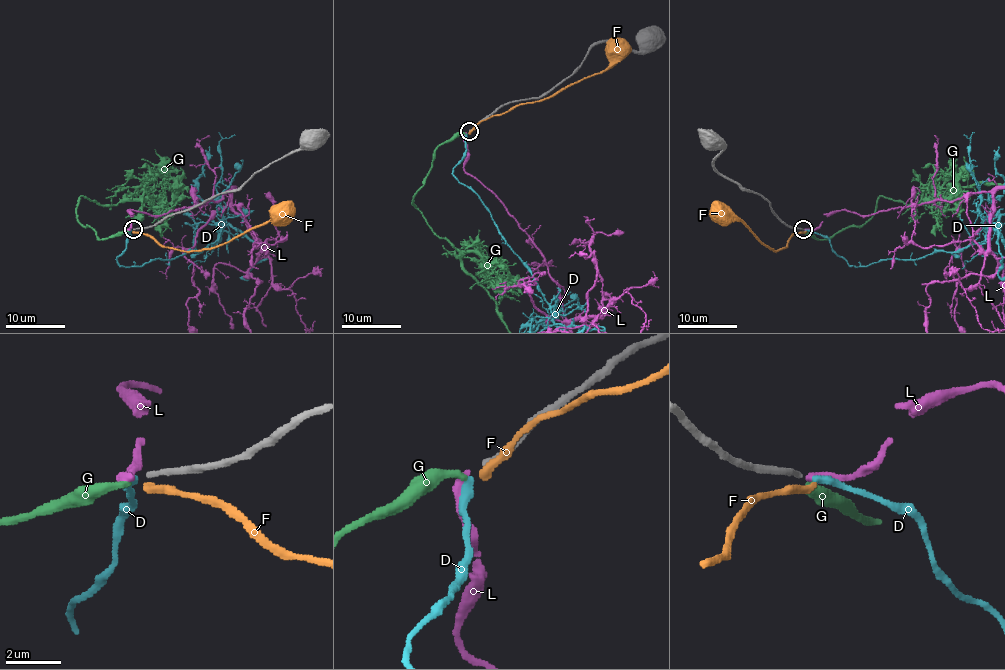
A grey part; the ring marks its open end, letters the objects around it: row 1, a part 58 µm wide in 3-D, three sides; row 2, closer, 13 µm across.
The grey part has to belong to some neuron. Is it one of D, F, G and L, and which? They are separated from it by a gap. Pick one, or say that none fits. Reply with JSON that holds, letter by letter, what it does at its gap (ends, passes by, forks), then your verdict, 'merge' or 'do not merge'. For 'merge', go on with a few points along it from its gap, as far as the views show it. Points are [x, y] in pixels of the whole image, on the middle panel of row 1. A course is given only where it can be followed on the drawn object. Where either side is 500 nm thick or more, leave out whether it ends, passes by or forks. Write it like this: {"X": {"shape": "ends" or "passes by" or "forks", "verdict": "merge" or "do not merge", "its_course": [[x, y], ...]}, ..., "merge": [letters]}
{"D": {"shape": "ends", "verdict": "do not merge"}, "F": {"shape": "ends", "verdict": "do not merge"}, "G": {"shape": "ends", "verdict": "do not merge"}, "L": {"shape": "ends", "verdict": "merge"}, "merge": ["L"]}

